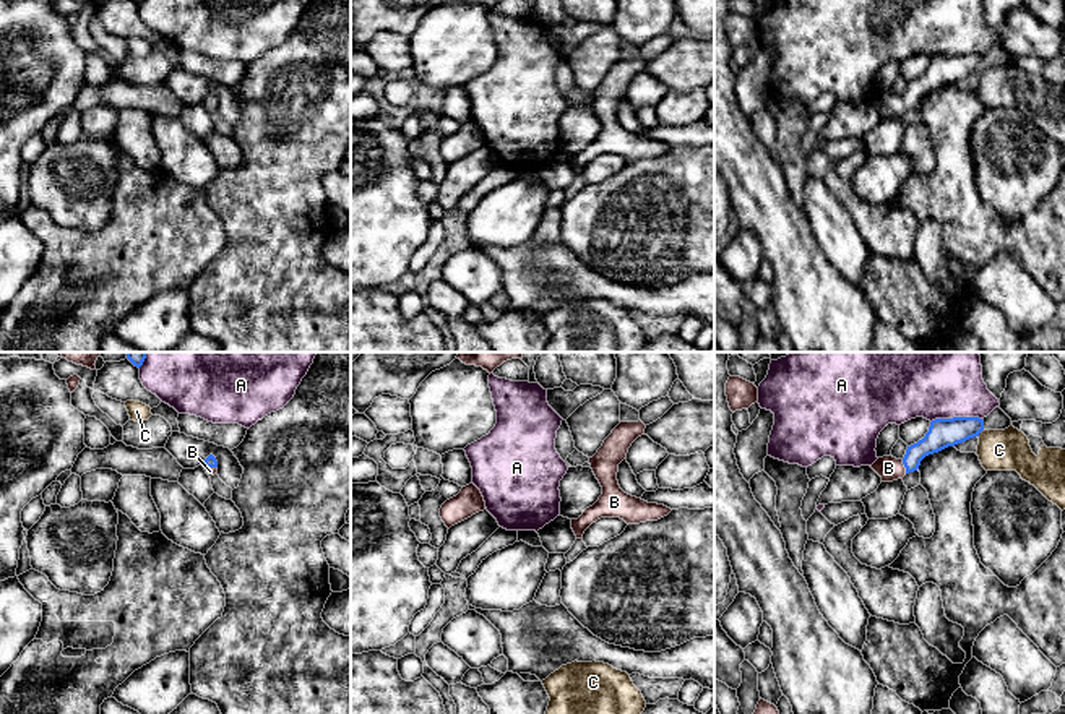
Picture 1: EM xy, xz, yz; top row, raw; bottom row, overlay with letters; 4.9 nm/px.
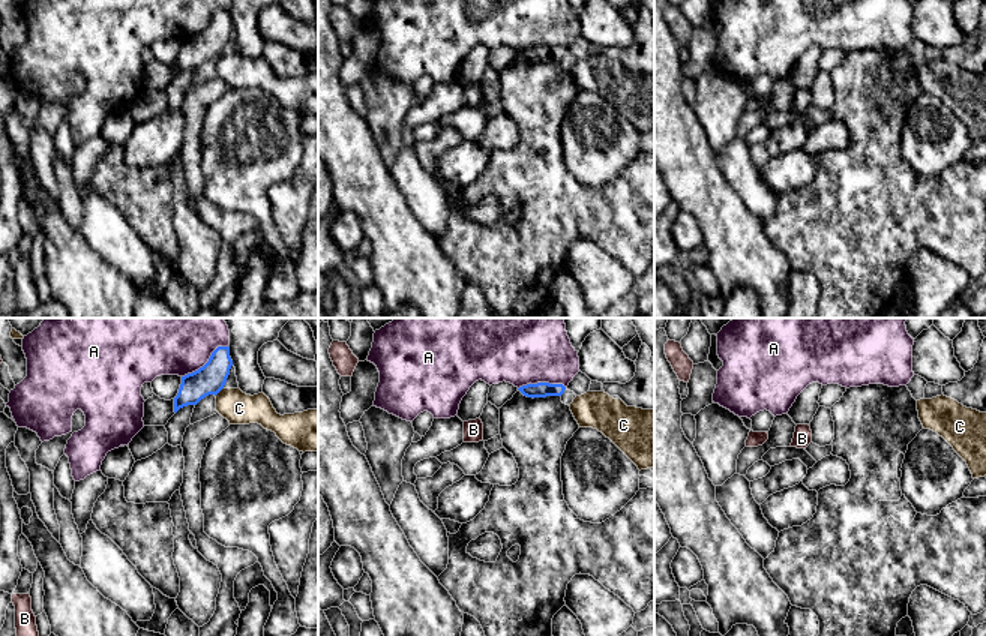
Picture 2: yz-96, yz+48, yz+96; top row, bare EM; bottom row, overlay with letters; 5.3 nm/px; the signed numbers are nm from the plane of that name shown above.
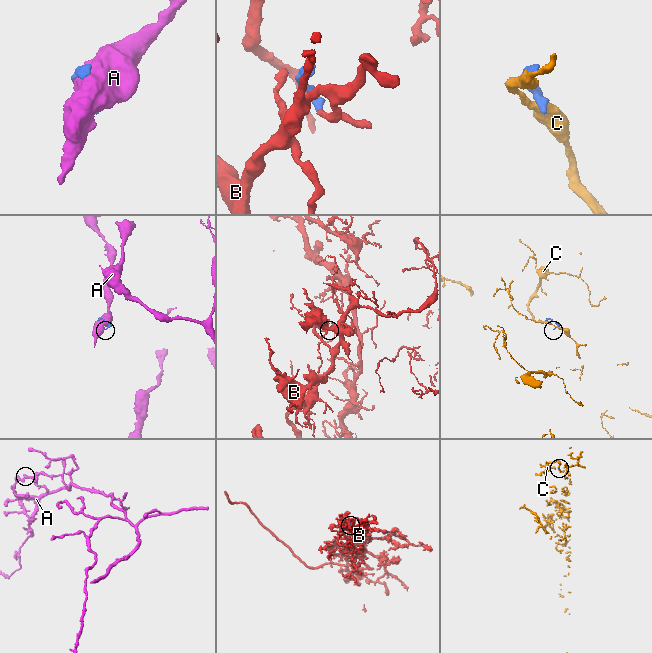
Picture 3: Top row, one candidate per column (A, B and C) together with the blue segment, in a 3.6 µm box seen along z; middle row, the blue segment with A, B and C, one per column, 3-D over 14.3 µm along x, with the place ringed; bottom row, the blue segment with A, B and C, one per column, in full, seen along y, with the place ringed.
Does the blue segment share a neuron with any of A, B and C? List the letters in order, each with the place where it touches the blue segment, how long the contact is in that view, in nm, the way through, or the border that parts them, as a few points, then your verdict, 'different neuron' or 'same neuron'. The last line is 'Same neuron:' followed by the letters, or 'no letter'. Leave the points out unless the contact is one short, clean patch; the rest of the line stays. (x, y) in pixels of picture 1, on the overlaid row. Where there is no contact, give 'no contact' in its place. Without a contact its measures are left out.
A: contact yz (955, 417); length 260 nm; different neuron
B: contact yz (905, 466); length 80 nm; way yz (942, 432), (905, 466), (888, 468); same neuron
C: contact yz (979, 432); length 50 nm; border yz (983, 429), (978, 437); different neuron
Same neuron: B

